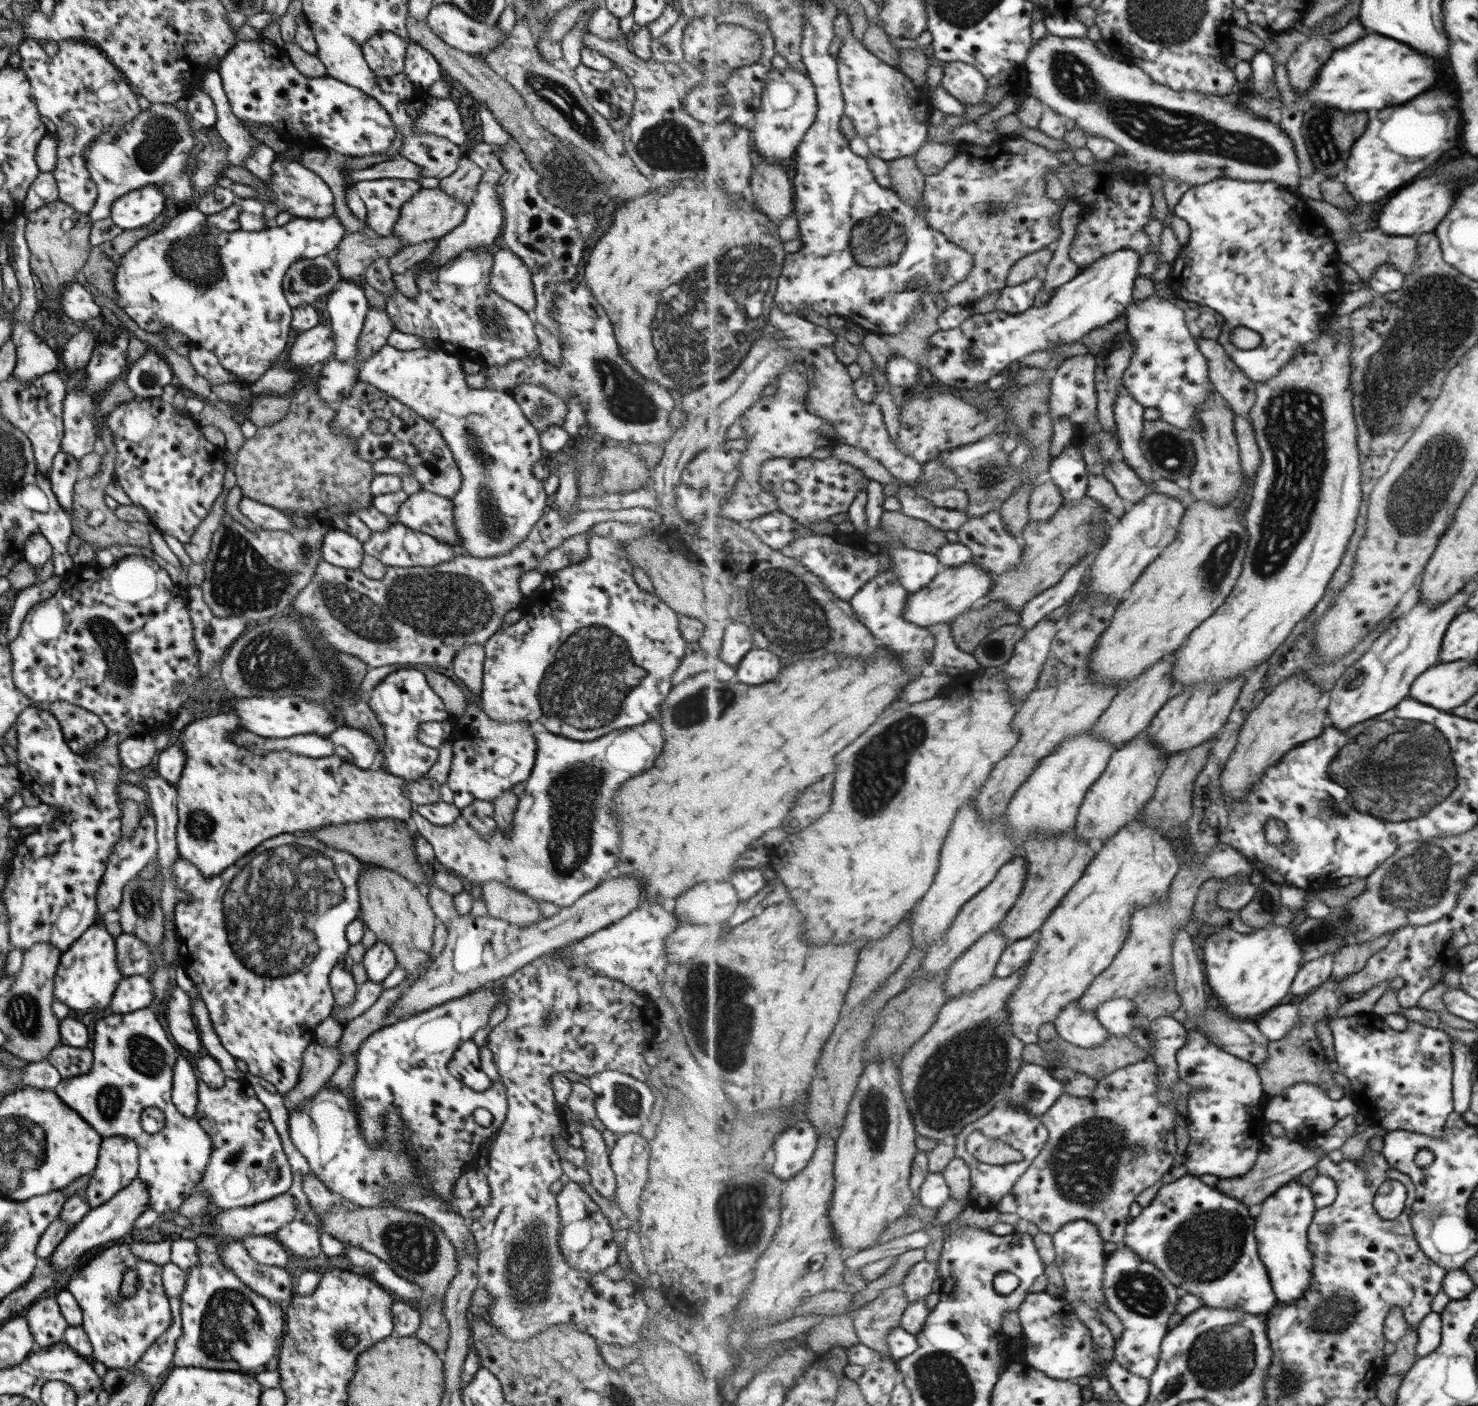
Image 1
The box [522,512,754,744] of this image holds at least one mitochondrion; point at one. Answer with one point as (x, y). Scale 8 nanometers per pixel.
(589, 681)

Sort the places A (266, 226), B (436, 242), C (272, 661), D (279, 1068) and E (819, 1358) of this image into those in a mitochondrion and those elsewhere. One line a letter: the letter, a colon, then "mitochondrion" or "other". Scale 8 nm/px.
A: other
B: other
C: mitochondrion
D: other
E: other

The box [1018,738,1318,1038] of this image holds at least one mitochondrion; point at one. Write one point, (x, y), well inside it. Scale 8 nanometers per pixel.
(1267, 905)

